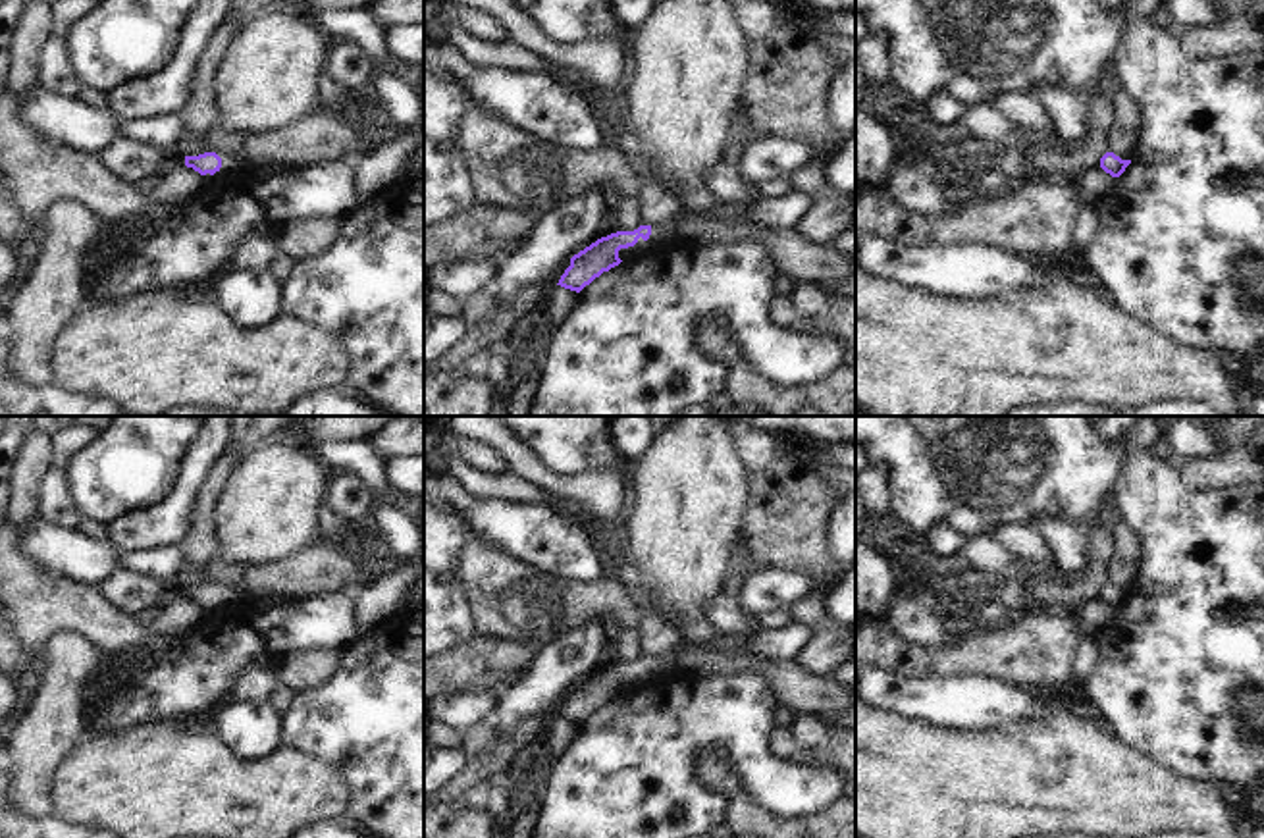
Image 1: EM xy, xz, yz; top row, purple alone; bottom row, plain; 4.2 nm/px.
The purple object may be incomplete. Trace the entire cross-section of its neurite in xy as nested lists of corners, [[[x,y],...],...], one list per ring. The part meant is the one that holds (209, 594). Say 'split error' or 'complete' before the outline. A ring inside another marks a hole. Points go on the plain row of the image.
split error; [[[204,584],[198,588],[185,588],[185,597],[193,599],[208,613],[214,609],[233,609],[241,599],[254,601],[264,607],[270,601],[291,603],[295,599],[260,599],[249,595],[241,586],[227,586],[227,584]]]

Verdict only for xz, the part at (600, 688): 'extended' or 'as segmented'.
extended

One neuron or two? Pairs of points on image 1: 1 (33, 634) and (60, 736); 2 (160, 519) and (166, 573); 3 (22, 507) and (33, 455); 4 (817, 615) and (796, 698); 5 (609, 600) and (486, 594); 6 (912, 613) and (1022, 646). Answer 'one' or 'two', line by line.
1: two
2: two
3: one
4: two
5: one
6: two

